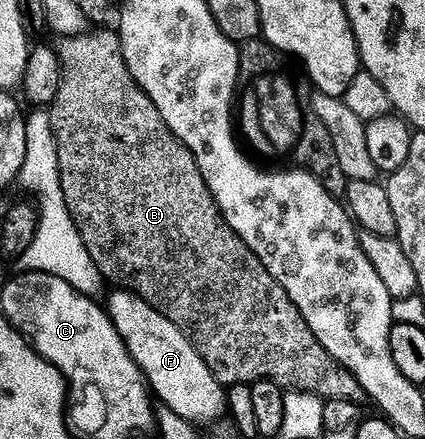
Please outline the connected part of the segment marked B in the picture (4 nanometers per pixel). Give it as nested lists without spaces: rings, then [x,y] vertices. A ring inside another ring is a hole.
[[[99,26],[77,36],[56,35],[53,47],[61,62],[61,86],[57,86],[49,111],[57,142],[61,194],[102,279],[112,280],[115,286],[140,296],[153,310],[165,314],[191,339],[221,385],[250,386],[257,380],[274,380],[284,390],[308,392],[323,400],[345,398],[362,405],[367,395],[361,382],[317,342],[317,334],[309,330],[309,322],[301,318],[301,310],[285,294],[285,286],[223,223],[193,154],[169,130],[149,94],[129,74],[119,49],[118,31]]]

